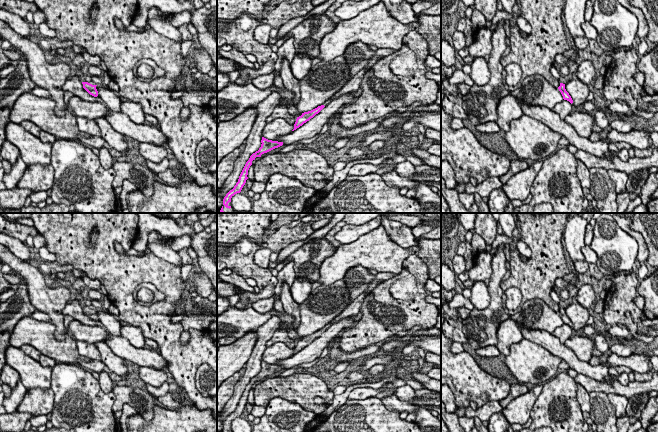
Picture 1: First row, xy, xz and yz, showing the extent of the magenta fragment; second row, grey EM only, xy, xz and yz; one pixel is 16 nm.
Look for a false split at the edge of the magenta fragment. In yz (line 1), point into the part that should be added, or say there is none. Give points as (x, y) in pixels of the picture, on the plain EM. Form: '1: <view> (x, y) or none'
1: none

